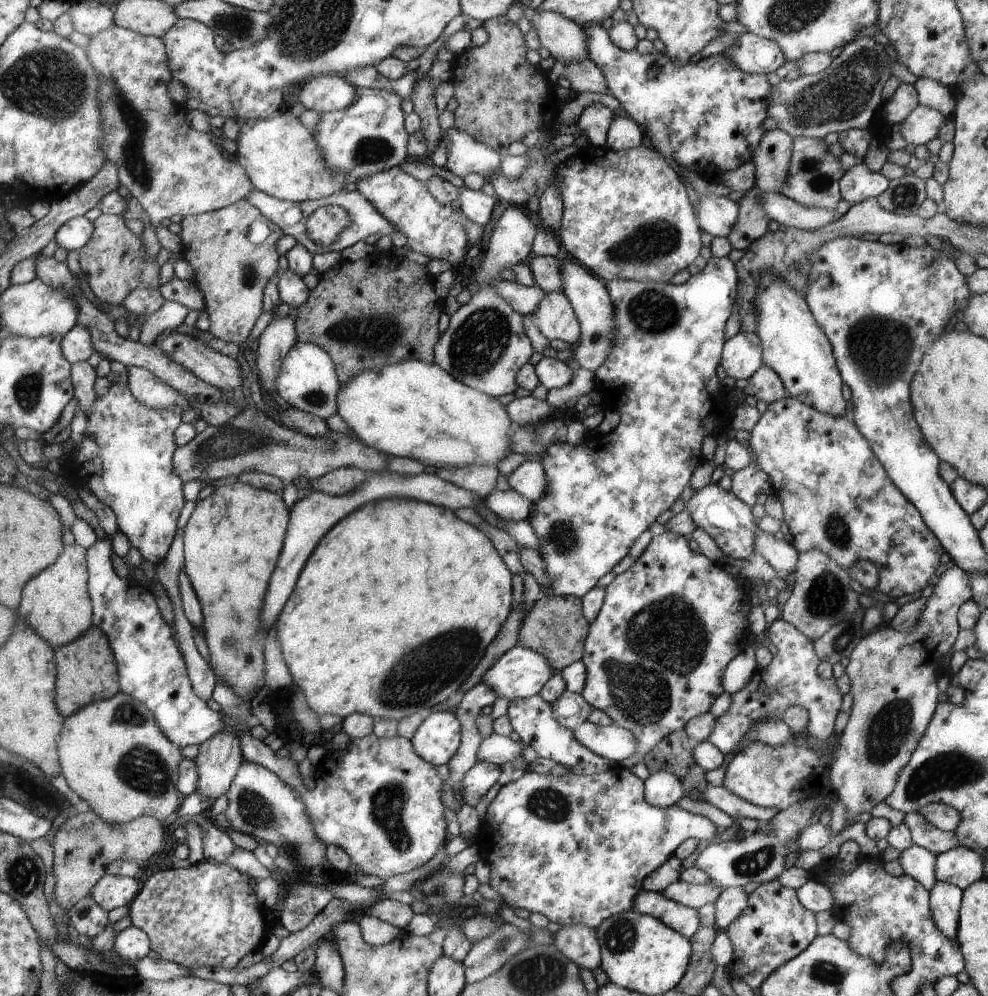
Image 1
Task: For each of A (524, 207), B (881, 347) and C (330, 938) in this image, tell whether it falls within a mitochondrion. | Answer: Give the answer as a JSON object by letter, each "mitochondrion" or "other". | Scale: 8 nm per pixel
{"A":"other","B":"mitochondrion","C":"other"}

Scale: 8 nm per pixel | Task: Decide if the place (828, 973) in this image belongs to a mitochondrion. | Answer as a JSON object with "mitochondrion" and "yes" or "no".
{"mitochondrion":"yes"}

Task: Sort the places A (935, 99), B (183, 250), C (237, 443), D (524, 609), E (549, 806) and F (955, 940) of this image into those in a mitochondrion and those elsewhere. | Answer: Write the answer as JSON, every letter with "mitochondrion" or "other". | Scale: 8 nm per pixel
{"A":"other","B":"other","C":"mitochondrion","D":"other","E":"mitochondrion","F":"other"}

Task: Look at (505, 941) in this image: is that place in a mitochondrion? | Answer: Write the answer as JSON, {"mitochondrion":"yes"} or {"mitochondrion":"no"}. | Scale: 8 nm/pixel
{"mitochondrion":"yes"}

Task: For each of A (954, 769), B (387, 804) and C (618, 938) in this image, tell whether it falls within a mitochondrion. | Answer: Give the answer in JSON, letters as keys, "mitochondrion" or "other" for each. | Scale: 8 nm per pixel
{"A":"mitochondrion","B":"mitochondrion","C":"mitochondrion"}

